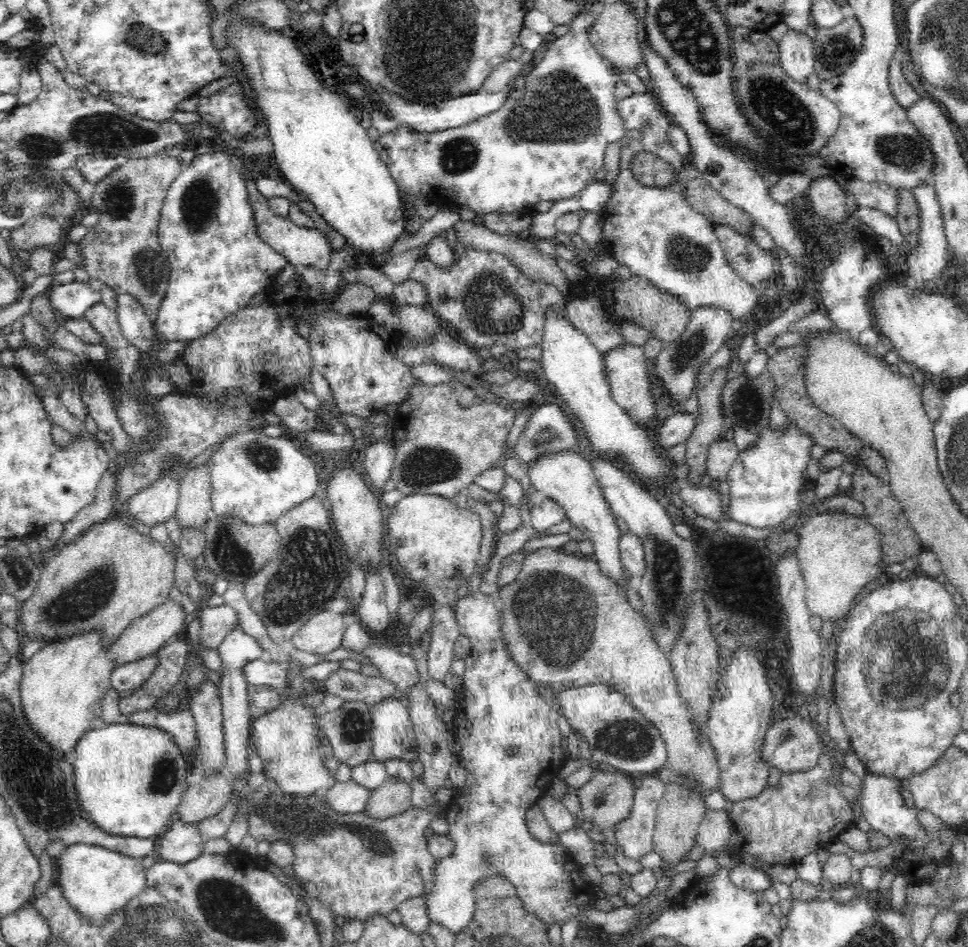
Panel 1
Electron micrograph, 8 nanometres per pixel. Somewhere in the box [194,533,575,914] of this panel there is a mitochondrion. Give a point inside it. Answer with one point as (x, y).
(280, 816)

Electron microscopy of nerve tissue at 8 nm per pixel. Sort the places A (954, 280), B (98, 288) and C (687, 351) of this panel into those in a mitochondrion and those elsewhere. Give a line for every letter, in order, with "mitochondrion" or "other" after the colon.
A: other
B: other
C: mitochondrion

